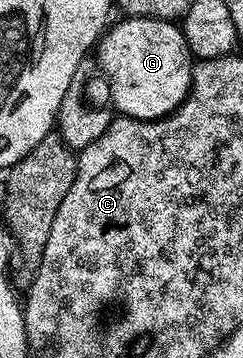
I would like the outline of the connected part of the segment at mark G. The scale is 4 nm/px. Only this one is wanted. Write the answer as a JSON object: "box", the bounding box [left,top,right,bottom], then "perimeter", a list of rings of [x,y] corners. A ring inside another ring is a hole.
{"box":[97,16,193,120],"perimeter":[[[127,16],[120,24],[114,24],[104,31],[97,45],[99,64],[103,67],[104,74],[111,79],[110,103],[114,111],[135,120],[162,120],[171,115],[191,89],[193,57],[187,48],[182,27],[169,20],[154,20],[144,16]]]}

